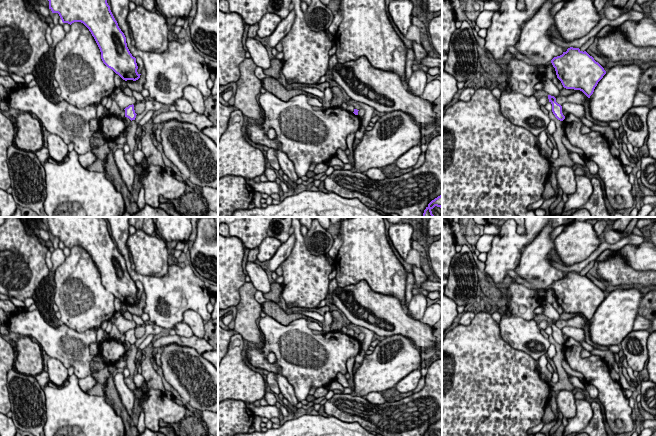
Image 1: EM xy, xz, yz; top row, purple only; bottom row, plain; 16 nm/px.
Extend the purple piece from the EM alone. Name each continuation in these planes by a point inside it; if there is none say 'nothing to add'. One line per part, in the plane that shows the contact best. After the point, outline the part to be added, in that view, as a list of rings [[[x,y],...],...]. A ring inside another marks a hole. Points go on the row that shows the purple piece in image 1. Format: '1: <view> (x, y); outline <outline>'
nothing to add

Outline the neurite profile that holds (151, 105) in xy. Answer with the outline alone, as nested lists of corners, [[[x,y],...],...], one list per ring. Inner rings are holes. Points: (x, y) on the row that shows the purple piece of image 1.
[[[152,99],[145,101],[145,110],[144,110],[143,114],[145,115],[148,111],[157,111],[157,110],[161,109],[162,107],[165,107],[165,105],[158,101],[155,101]]]

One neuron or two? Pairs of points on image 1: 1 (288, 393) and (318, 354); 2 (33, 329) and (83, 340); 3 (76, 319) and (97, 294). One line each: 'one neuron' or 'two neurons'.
1: two neurons
2: one neuron
3: one neuron

